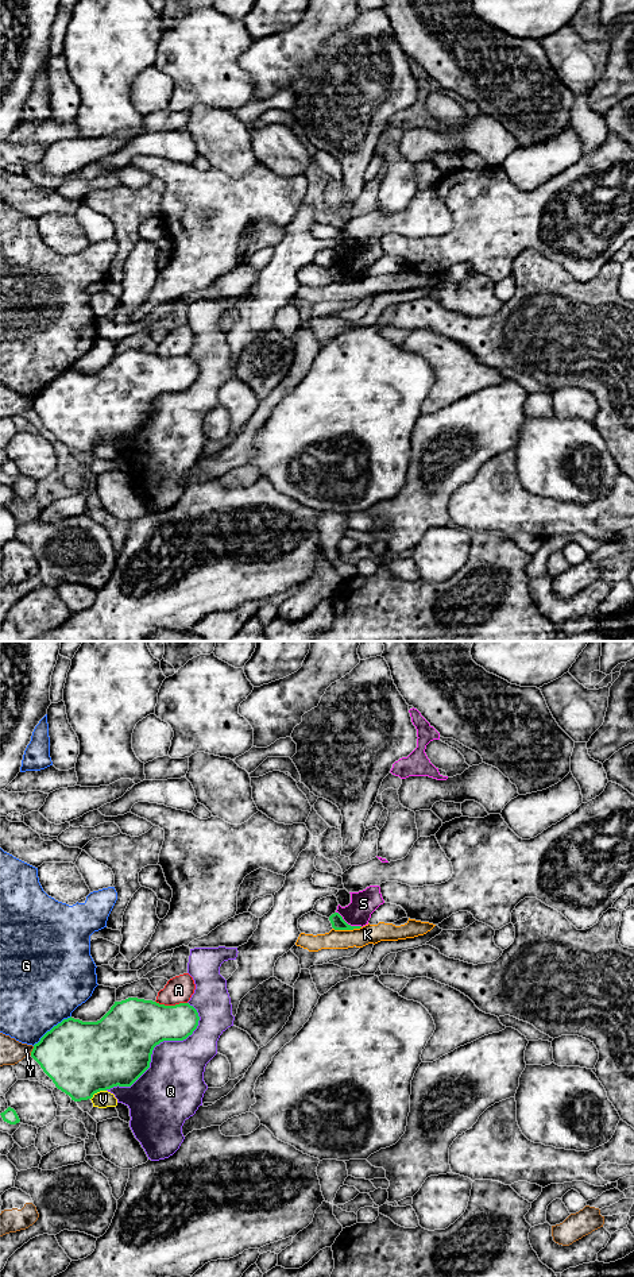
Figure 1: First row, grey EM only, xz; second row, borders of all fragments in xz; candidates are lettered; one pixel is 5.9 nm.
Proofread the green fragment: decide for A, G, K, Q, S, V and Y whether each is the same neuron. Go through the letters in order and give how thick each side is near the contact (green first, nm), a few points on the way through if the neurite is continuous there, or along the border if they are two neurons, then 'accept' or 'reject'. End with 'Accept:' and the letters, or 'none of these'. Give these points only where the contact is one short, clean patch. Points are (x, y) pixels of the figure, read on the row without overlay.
A: 340/160 nm | reject
G: 440/460 nm | reject
K: 80/110 nm | reject
Q: 420/360 nm | reject
S: 80/160 nm | along xz (336, 263), (348, 276), (362, 278) | reject
V: 440/110 nm | reject
Y: 400/140 nm | reject
Accept: none of these

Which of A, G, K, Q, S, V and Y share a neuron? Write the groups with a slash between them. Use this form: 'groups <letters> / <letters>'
groups A / G / K / Q / S / V / Y

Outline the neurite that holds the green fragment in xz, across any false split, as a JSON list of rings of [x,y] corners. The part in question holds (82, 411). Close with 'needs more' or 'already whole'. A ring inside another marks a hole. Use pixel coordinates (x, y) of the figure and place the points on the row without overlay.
[[[128,350],[115,354],[97,374],[67,370],[47,383],[34,397],[31,409],[71,452],[92,451],[113,439],[131,439],[148,420],[151,406],[163,393],[183,393],[198,378],[198,364],[189,355],[165,358],[152,352]]] | already whole

